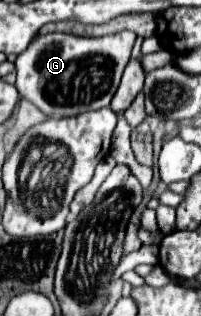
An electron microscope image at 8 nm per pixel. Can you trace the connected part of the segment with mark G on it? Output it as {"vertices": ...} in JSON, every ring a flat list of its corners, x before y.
{"vertices":[[118,32,102,38,78,38,70,34,46,34,34,40,16,60,16,90,48,118,64,118,110,104,122,72,130,60,134,32]]}

